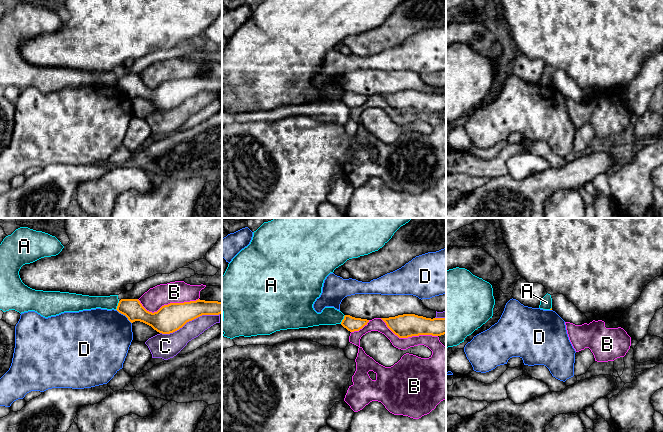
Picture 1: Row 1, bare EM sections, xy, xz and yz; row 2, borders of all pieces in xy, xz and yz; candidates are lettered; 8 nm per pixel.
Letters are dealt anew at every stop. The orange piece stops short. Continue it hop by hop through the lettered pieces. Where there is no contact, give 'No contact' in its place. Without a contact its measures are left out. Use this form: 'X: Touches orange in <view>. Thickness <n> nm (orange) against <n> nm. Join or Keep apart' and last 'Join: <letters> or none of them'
A: Touches orange in xy. Thickness 160 nm (orange) against 120 nm. Keep apart
B: Touches orange in xy. Thickness 220 nm (orange) against 180 nm. Keep apart
C: Touches orange in xy. Thickness 220 nm (orange) against 180 nm. Keep apart
D: Touches orange in xy. Thickness 160 nm (orange) against 440 nm. Keep apart
Join: none of them

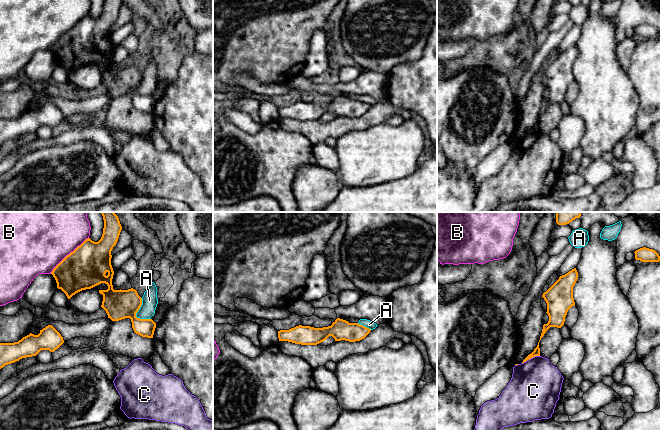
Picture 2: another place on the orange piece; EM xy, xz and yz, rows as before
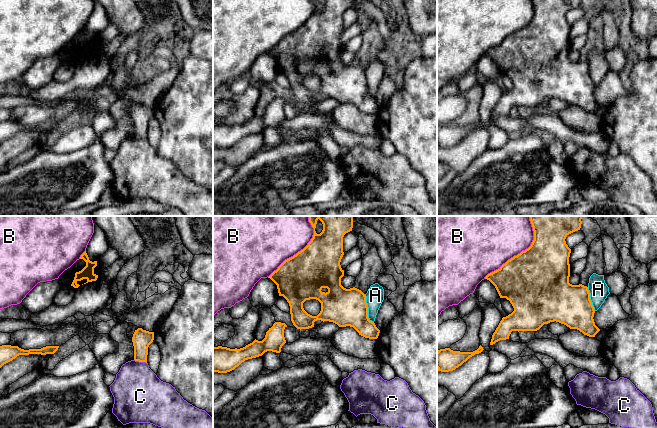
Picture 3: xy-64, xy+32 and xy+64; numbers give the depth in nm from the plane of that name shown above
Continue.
A: Touches orange in xy. Thickness 240 nm (orange) against 130 nm. Keep apart
B: Touches orange in xy. Thickness 340 nm (orange) against 500 nm. Keep apart
C: Touches orange in yz. Thickness 60 nm (orange) against 420 nm. Keep apart
Join: none of them

